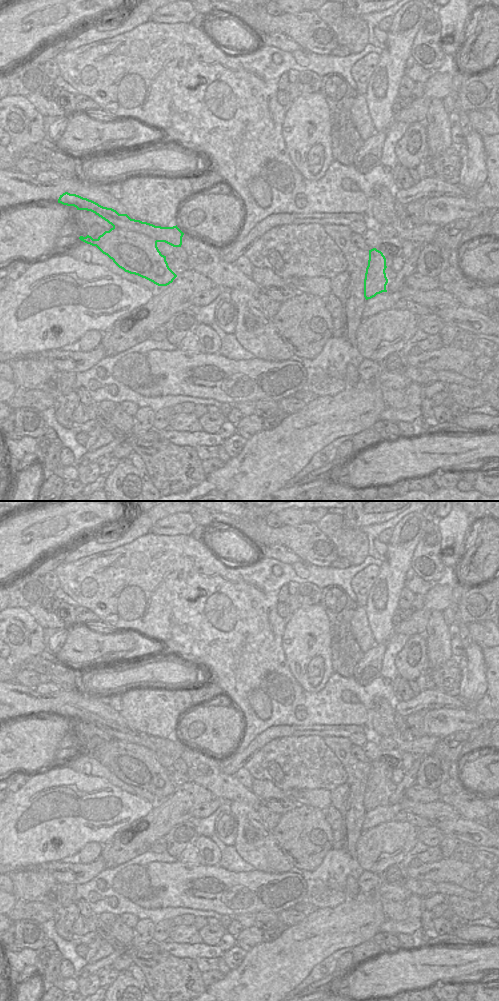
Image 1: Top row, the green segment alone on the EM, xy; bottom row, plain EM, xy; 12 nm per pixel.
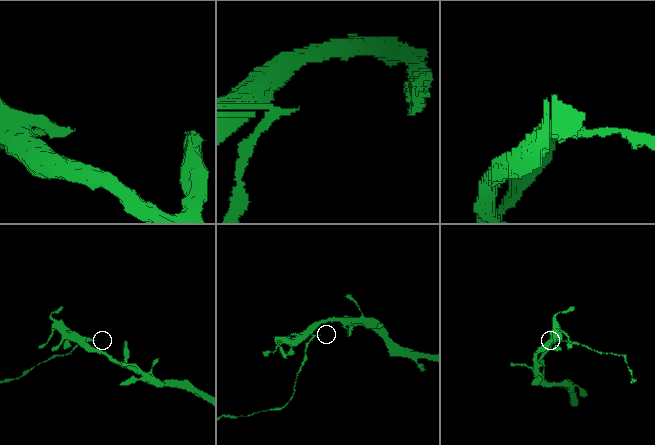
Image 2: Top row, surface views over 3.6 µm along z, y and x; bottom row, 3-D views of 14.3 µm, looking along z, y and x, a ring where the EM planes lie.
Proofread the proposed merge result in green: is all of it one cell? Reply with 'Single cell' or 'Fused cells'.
Fused cells.

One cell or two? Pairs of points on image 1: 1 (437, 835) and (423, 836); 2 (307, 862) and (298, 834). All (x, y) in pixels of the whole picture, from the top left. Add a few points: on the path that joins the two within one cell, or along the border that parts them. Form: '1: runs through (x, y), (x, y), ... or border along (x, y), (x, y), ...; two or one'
1: runs through (434, 835), (426, 835); one
2: runs through (307, 855), (305, 852), (305, 841); one

